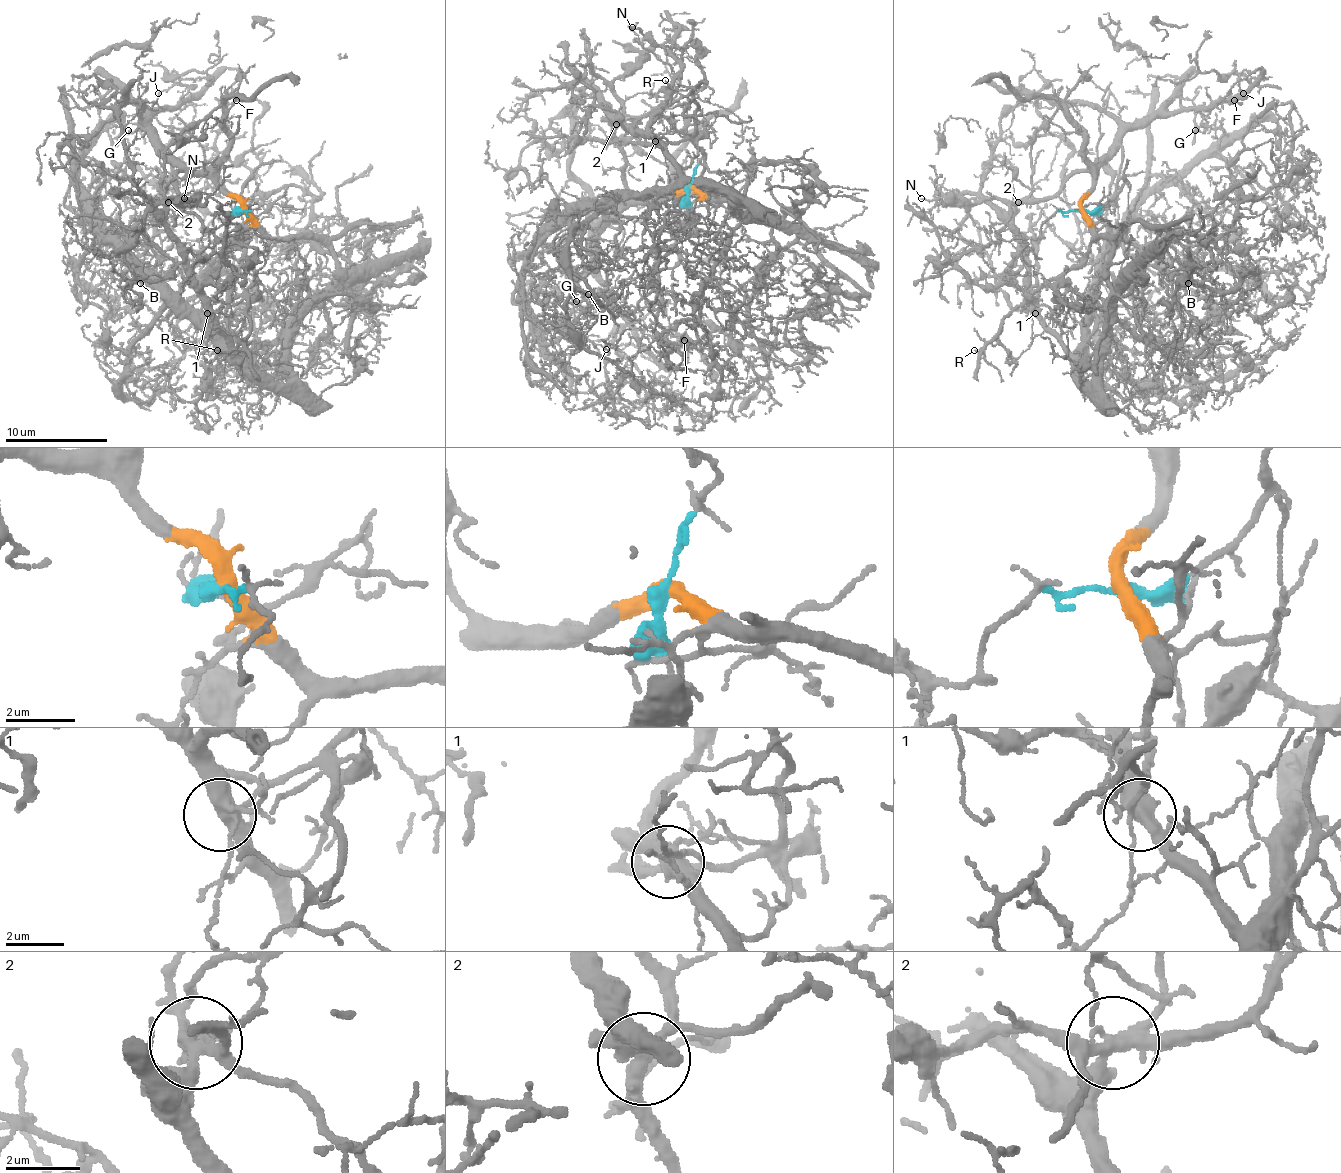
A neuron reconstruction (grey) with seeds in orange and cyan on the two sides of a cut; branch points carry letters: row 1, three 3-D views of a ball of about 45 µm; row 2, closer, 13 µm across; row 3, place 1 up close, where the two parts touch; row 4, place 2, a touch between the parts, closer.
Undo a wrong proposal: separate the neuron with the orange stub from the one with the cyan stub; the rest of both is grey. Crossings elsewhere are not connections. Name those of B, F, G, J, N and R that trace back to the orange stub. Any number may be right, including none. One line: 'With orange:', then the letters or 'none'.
With orange: F, G, J, N, R

